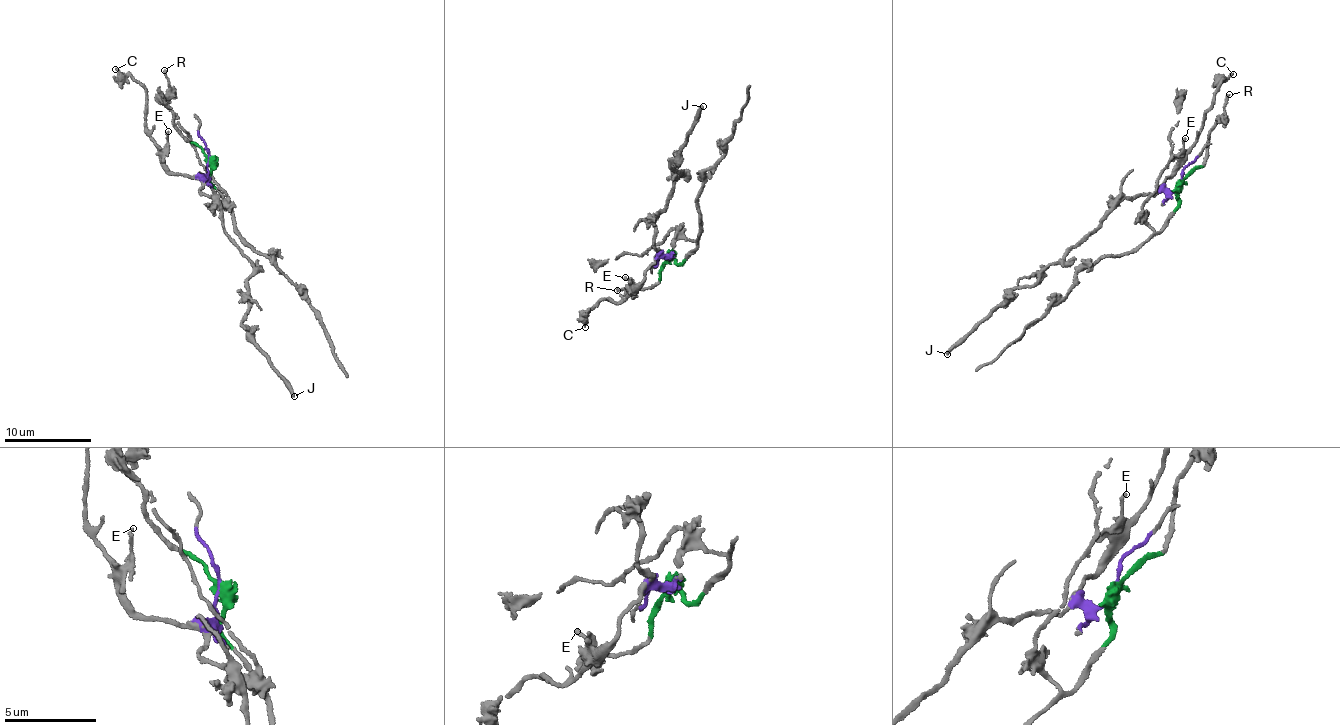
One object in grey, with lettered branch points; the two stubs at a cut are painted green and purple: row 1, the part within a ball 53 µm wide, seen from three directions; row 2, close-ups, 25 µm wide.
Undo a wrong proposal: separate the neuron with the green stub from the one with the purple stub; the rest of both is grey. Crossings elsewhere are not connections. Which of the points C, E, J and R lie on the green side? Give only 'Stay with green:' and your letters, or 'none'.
Stay with green: R

